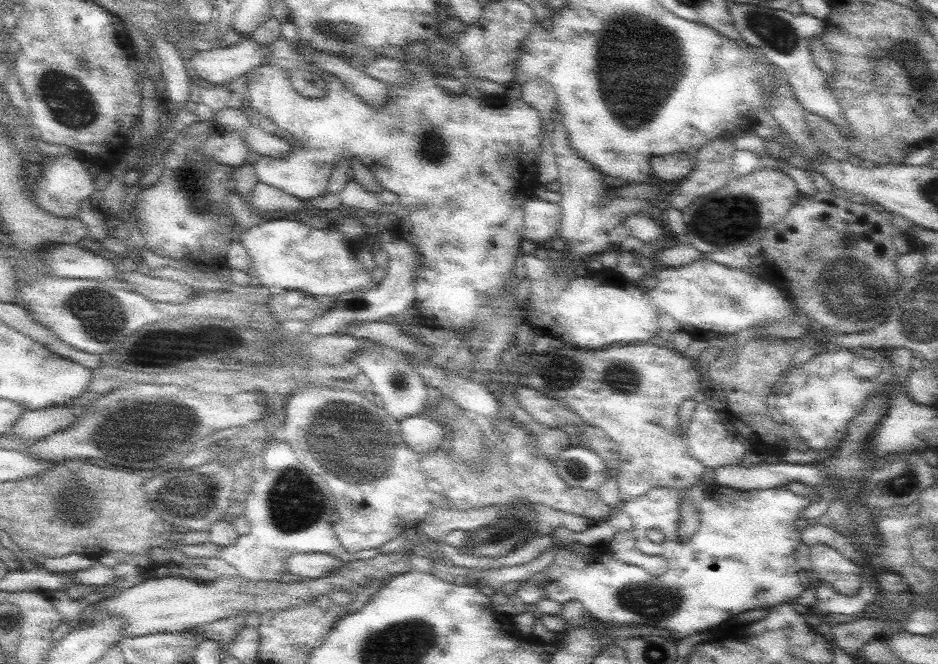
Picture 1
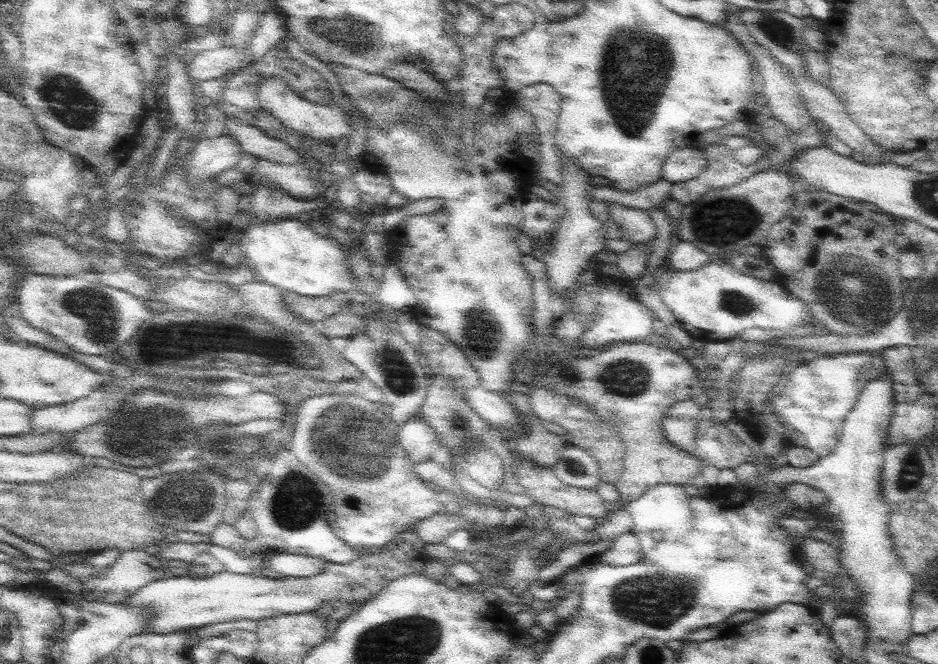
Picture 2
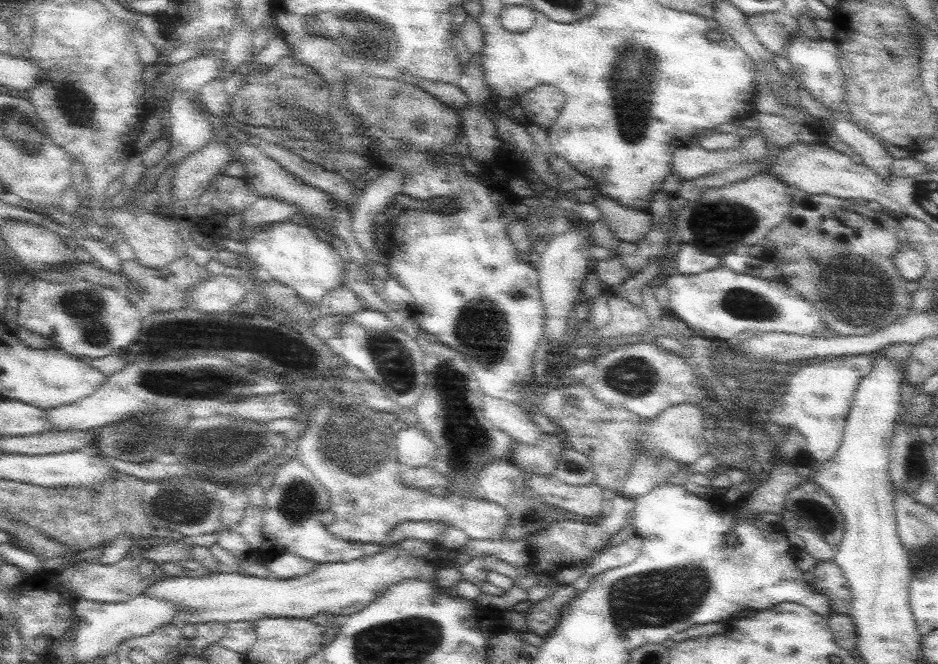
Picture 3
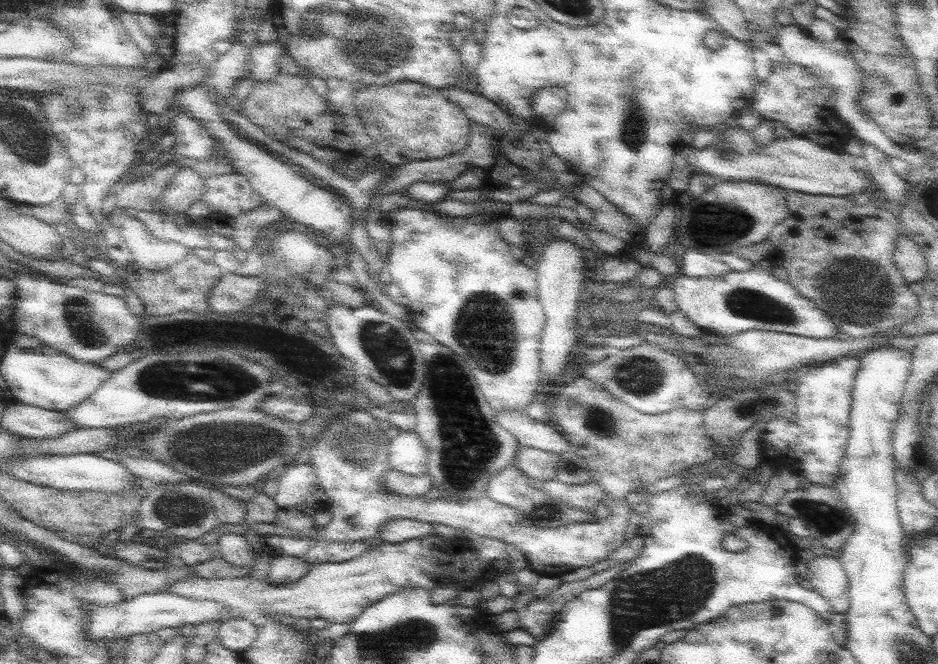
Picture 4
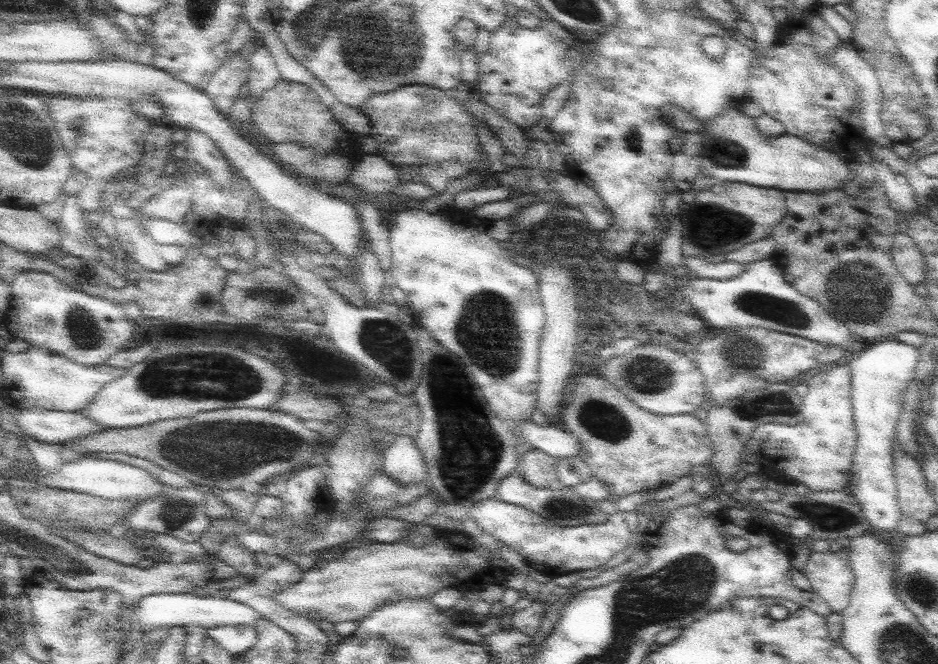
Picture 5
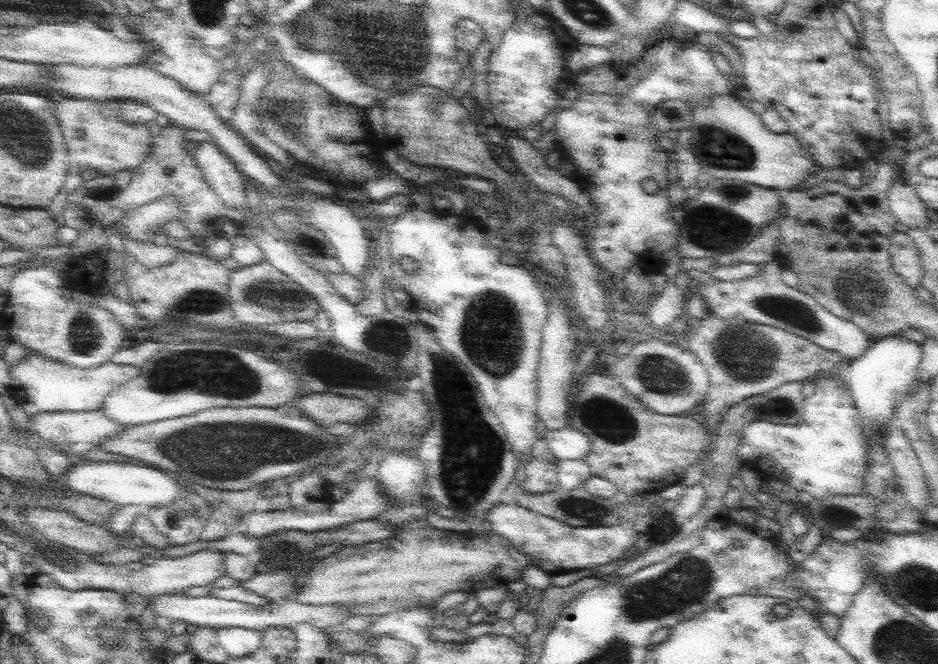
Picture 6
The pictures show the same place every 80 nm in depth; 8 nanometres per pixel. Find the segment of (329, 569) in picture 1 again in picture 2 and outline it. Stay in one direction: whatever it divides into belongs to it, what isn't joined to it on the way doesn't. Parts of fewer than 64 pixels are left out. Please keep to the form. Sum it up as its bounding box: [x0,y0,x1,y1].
[269,553,328,578]

